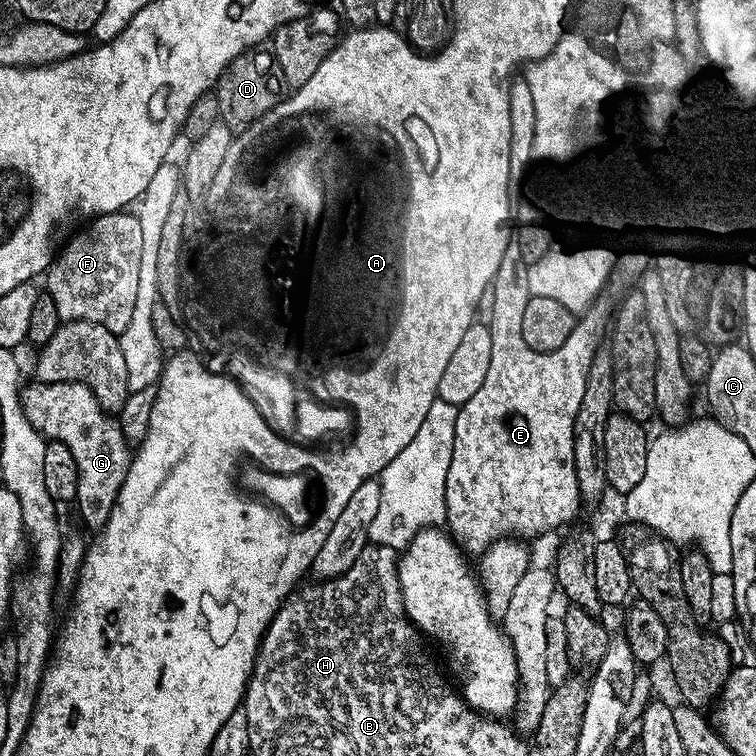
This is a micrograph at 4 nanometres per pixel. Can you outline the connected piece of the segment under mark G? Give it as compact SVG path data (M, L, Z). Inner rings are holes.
M63 380L61 384L32 382L22 392L26 418L35 426L45 441L57 440L70 446L70 454L78 462L78 490L75 507L80 507L80 516L92 527L103 528L114 510L118 490L132 465L133 453L128 452L128 440L115 420L100 405L98 398L84 384Z

